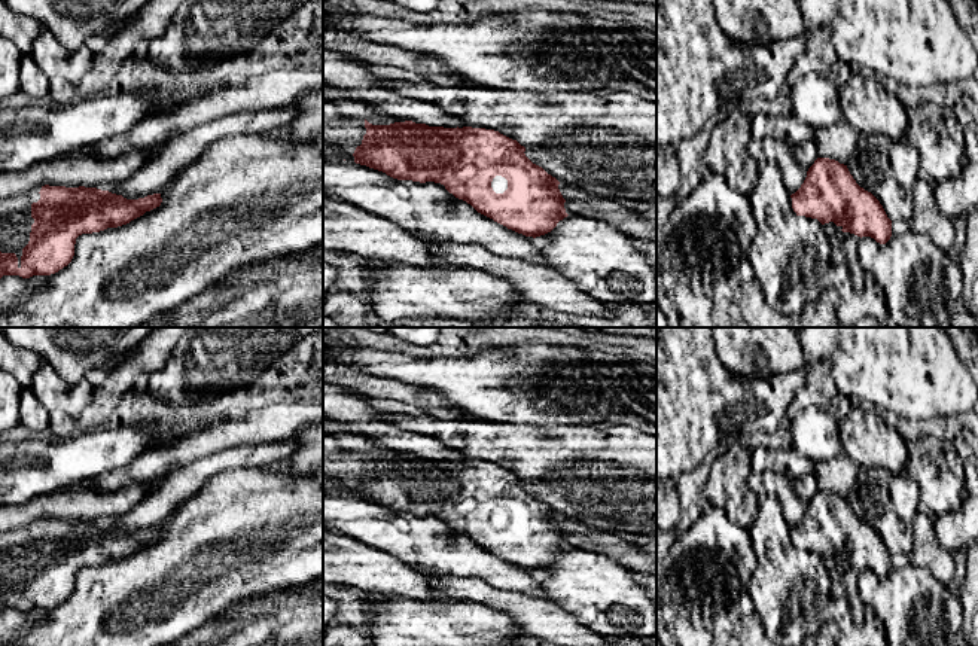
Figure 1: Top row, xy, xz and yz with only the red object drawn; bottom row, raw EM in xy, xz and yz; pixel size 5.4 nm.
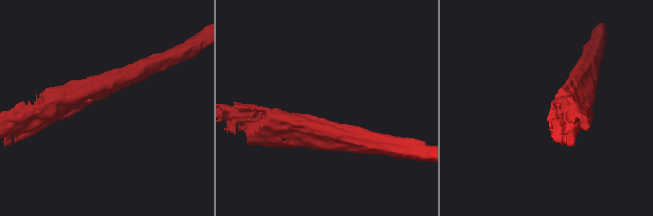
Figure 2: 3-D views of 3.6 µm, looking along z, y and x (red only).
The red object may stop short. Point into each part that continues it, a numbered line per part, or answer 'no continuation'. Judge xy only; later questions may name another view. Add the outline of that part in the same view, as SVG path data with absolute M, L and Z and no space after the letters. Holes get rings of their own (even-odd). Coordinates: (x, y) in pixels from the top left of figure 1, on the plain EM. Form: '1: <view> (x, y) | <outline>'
1: xy (15, 547) | M40 527L18 528L12 531L0 531L0 585L15 586L18 601L21 601L22 582L30 575L31 537L40 533Z

